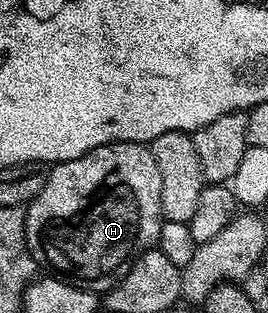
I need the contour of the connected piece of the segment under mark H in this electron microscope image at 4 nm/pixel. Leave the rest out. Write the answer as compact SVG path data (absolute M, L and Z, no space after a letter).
M111 142L74 160L55 163L49 170L48 179L24 210L26 244L32 258L37 267L45 266L45 271L83 290L107 292L124 279L141 254L160 241L162 176L158 176L152 151L139 142Z

